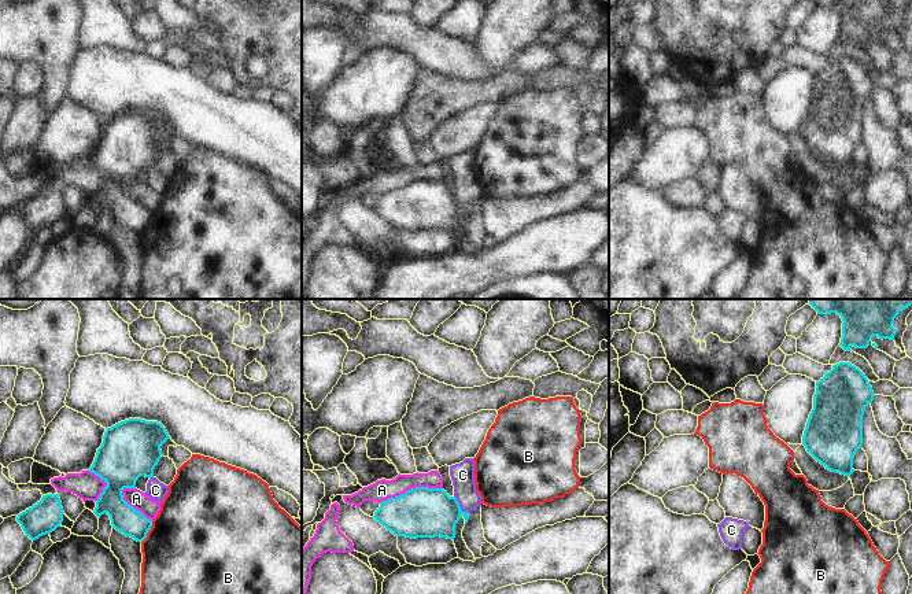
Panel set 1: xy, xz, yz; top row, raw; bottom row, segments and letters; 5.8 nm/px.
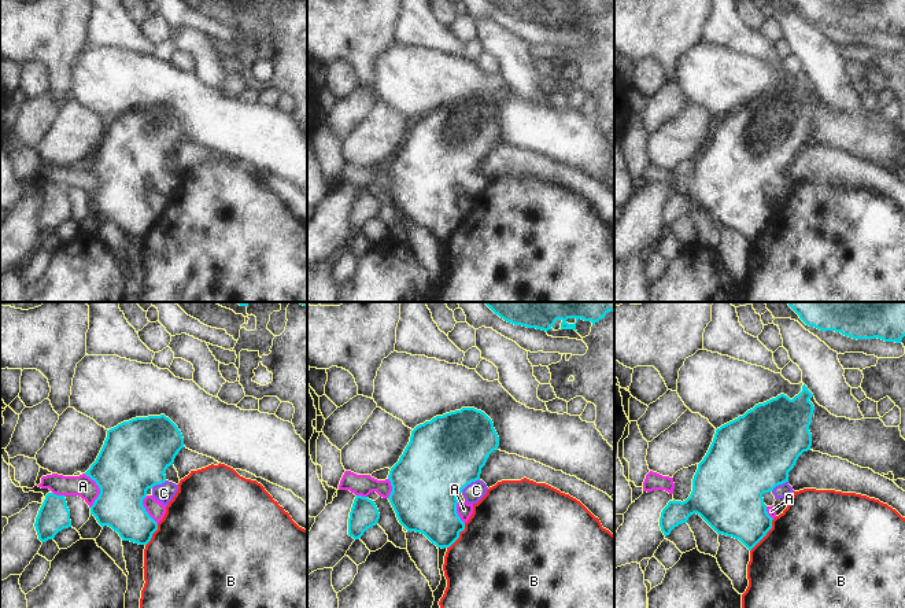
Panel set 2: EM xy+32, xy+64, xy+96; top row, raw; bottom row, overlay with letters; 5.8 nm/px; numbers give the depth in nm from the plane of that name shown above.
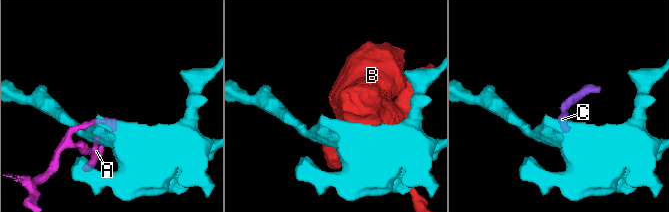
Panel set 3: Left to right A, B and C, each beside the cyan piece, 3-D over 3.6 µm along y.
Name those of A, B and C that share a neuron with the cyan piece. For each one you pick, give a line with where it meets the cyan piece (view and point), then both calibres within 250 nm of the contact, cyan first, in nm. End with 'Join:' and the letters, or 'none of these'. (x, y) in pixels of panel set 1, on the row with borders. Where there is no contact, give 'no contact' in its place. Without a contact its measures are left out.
C: meets cyan in xz at (460, 506); 300 nm thick on the cyan side, 140 nm on the other
Join: C

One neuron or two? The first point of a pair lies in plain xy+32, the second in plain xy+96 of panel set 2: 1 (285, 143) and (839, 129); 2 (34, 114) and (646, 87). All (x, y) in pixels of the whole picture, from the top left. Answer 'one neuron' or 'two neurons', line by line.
1: one neuron
2: two neurons

